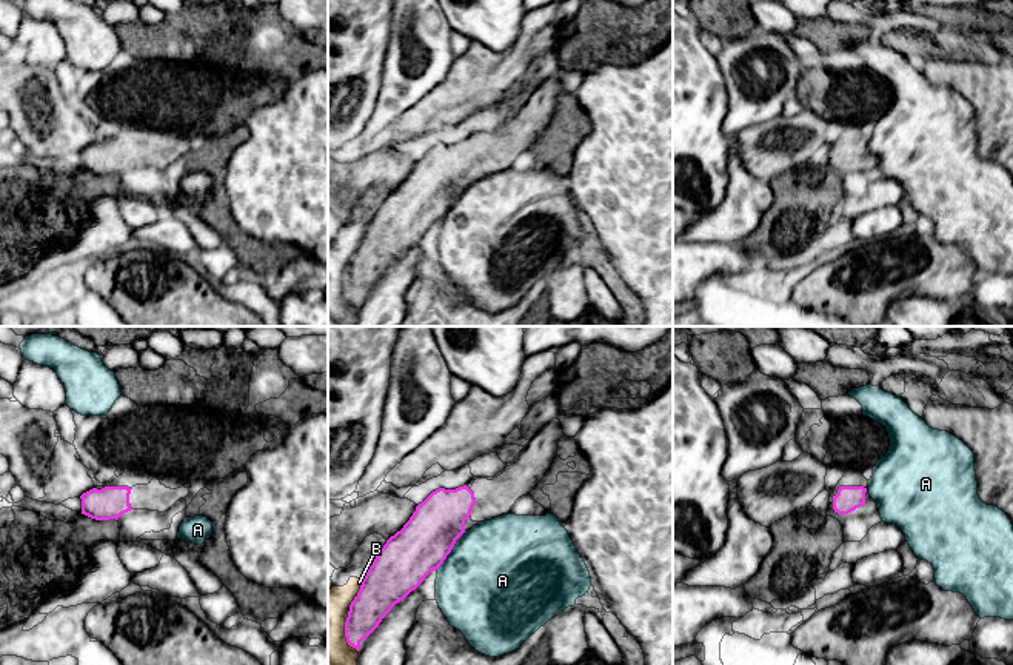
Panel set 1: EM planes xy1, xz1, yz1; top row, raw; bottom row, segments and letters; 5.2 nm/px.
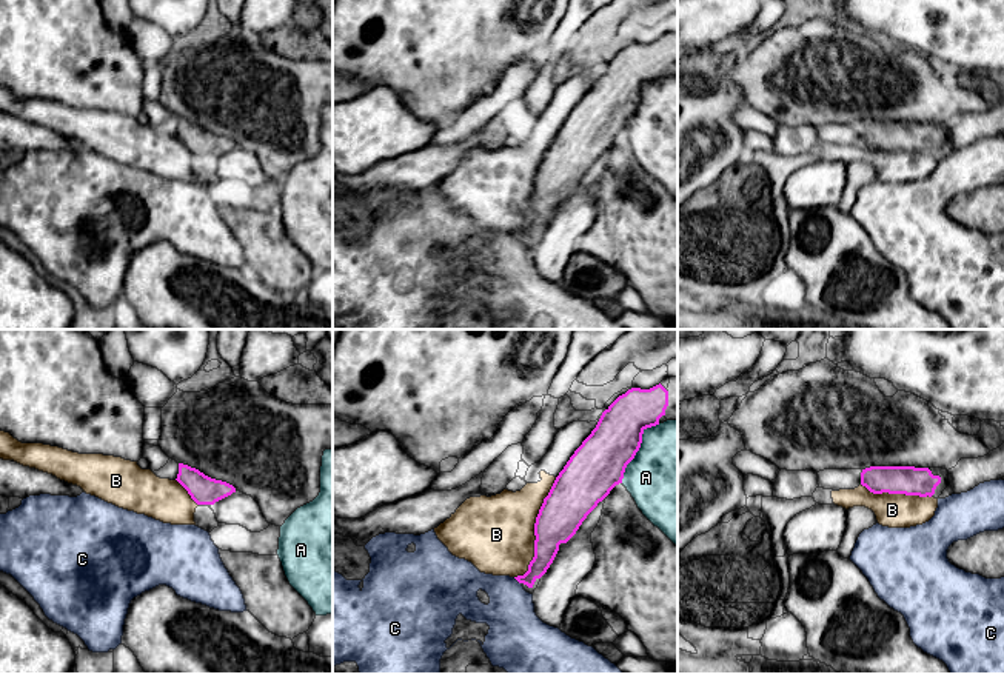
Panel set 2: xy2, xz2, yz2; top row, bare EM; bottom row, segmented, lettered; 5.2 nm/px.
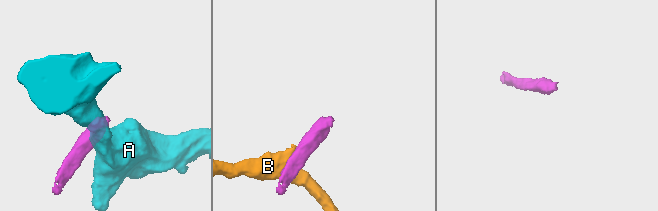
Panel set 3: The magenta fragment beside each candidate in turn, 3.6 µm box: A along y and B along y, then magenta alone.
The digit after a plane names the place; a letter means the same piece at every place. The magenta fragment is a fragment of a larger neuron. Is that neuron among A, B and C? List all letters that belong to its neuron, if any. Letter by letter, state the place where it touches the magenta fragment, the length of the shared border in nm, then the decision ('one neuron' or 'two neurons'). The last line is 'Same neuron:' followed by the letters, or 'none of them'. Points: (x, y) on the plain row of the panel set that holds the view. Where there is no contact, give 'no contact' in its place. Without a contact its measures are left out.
A: meets magenta in xz2 at (638, 105); contact 380 nm long; two neurons
B: meets magenta in xz2 at (535, 185); contact 550 nm long; two neurons
C: meets magenta in xz2 at (518, 236); contact 60 nm long; two neurons
Same neuron: none of them

